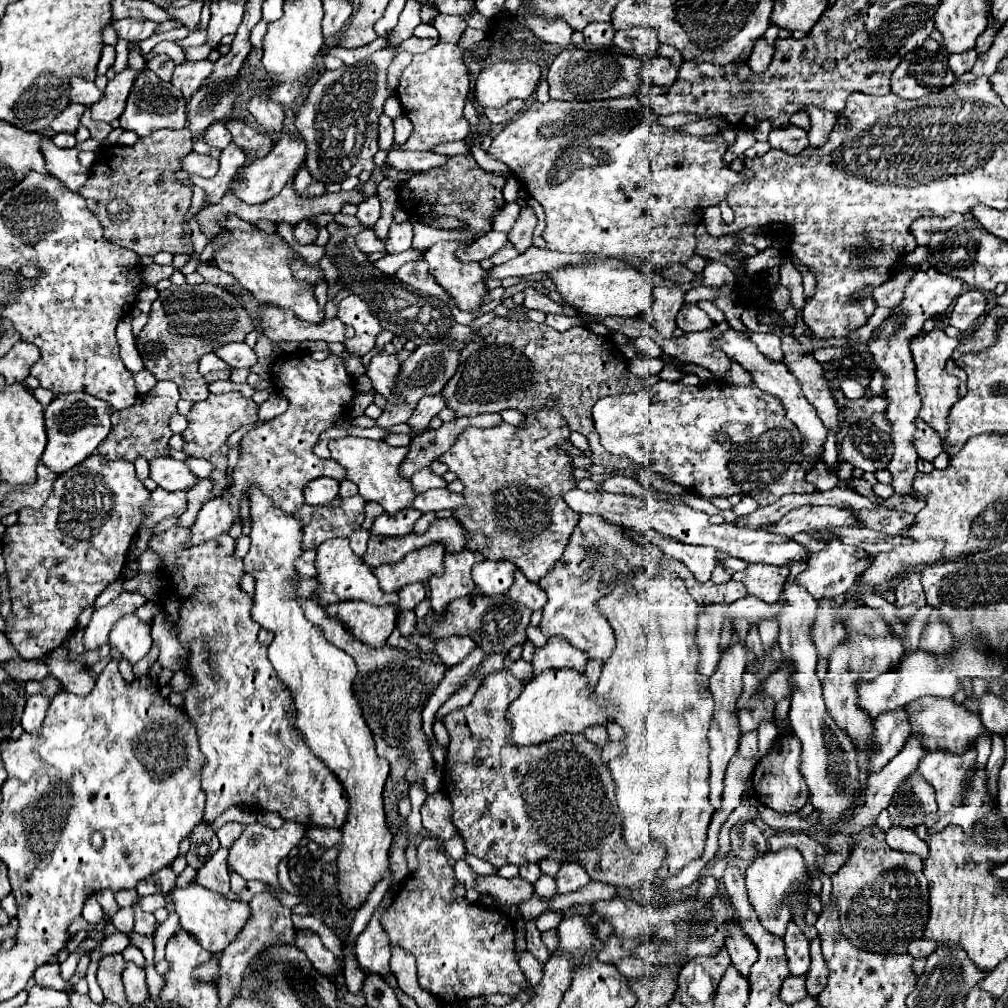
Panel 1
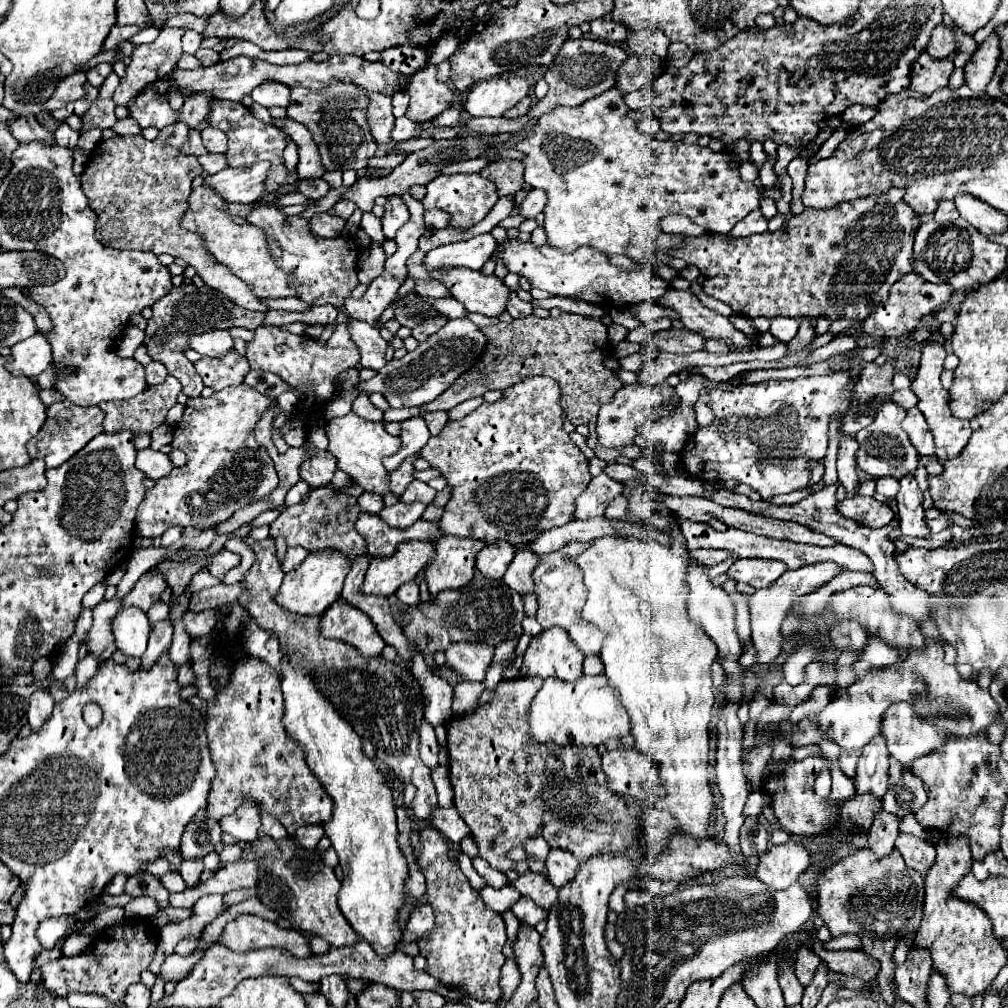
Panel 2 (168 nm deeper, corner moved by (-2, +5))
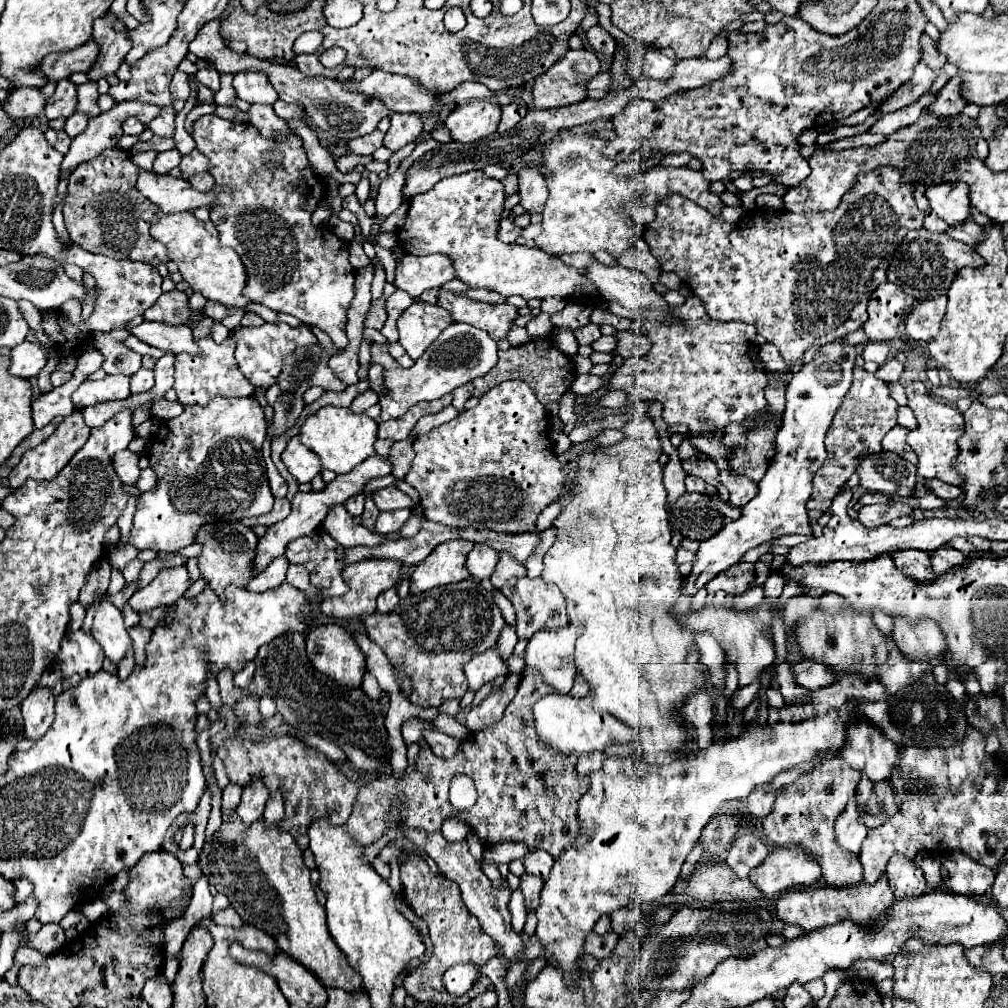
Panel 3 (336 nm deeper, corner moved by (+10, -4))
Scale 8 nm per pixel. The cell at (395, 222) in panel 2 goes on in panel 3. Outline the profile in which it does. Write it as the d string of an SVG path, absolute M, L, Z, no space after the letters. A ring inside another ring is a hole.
M397 170L395 174L387 176L385 180L381 180L379 184L379 192L375 198L375 208L377 208L377 216L381 218L389 218L401 204L403 194L401 194L401 186L405 180L405 172L407 170Z

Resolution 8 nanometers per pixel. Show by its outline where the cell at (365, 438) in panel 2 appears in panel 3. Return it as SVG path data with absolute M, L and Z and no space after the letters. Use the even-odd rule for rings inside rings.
M323 406L317 414L305 420L299 436L301 442L321 458L325 470L331 470L335 474L347 474L357 464L375 454L373 444L377 440L377 422L367 418L365 414L353 414L349 408Z

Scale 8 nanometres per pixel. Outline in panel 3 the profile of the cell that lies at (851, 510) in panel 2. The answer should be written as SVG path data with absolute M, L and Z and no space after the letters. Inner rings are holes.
M897 502L897 504L873 504L873 506L863 506L857 512L857 520L867 528L877 528L877 526L883 526L883 524L891 522L893 518L911 514L911 510L913 508L909 504L903 504L903 502Z

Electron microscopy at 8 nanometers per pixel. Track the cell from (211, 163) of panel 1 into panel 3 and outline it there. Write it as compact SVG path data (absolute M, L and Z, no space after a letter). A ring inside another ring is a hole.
M209 172L195 174L195 176L191 176L191 178L189 178L189 182L191 182L197 190L203 190L203 192L211 190L211 188L213 188L213 184L215 184L215 180L213 180L213 176L211 176Z

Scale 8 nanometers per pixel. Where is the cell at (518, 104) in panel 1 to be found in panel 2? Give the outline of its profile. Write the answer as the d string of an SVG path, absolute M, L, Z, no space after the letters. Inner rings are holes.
M523 97L523 99L513 107L513 109L509 109L509 111L505 113L505 117L507 117L507 119L515 119L515 117L525 115L525 113L529 111L529 103L531 103L531 101L529 101L529 97Z

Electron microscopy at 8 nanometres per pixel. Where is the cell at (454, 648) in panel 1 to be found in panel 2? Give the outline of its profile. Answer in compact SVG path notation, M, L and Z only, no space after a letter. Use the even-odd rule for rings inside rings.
M453 643L447 649L447 663L467 681L485 681L485 673L493 661L495 647L483 643Z

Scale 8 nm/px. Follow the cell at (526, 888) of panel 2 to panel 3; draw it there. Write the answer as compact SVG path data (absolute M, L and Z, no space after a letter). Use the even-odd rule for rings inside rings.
M523 874L521 876L521 892L525 896L525 906L529 912L533 912L539 906L539 892L543 888L543 880L531 876L531 874Z

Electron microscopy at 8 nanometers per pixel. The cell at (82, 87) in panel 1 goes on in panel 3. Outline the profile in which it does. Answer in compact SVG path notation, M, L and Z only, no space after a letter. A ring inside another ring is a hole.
M17 88L13 94L3 102L5 112L17 120L17 118L31 118L43 112L47 106L47 98L41 94L39 88Z

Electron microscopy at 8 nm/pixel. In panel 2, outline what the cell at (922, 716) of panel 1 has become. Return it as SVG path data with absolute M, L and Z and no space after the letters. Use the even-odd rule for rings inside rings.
M893 703L883 713L881 735L887 739L887 751L901 765L927 755L929 751L947 743L935 723L919 719L911 703Z

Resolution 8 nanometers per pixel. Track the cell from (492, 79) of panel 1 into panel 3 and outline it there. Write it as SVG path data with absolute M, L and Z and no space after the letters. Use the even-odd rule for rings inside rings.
M473 100L469 104L455 106L445 126L457 142L477 142L493 134L501 120L501 106L489 100Z

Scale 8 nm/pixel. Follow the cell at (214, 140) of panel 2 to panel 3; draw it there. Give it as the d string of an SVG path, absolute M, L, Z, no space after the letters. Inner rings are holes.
M195 148L195 150L191 150L189 154L183 156L179 168L181 168L181 172L183 172L183 178L187 180L191 174L197 174L197 172L207 170L207 168L209 168L209 160L207 160L207 156L205 156L203 152L199 152L199 150Z

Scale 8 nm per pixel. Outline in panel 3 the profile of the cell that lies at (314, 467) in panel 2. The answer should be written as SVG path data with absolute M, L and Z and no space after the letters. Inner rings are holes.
M295 436L287 444L287 448L281 454L281 460L287 466L289 474L299 484L309 484L321 472L321 460L319 460L319 456L315 456L315 452L311 452L309 448L305 448L301 444L299 436Z

